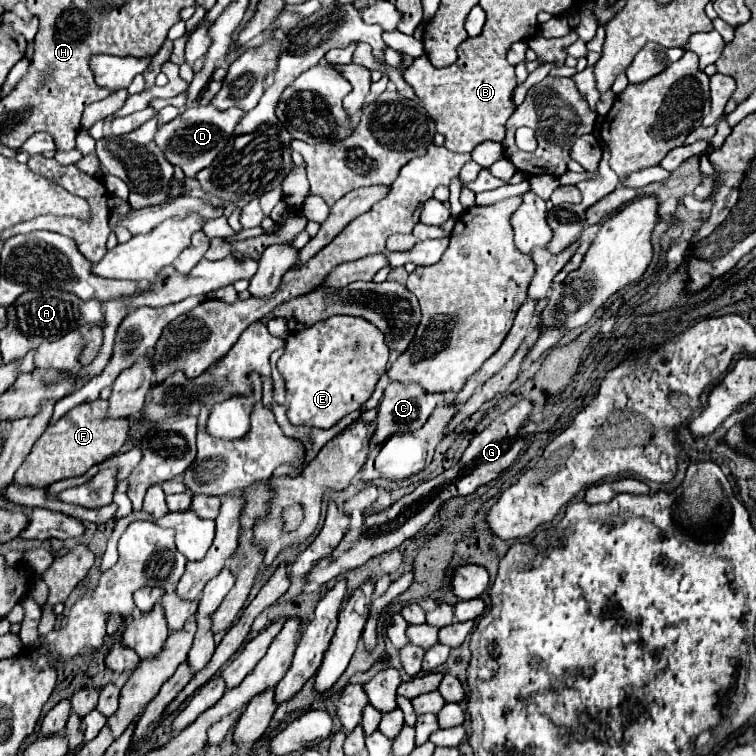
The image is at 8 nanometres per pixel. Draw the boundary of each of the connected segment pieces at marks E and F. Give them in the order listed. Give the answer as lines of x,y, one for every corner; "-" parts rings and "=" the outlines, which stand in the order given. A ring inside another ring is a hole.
332,316
302,332
288,334
286,352
278,360
278,370
284,376
288,392
288,418
292,424
304,424
314,428
330,428
346,414
358,410
374,392
376,382
386,372
388,346
382,332
368,320
356,316
=
94,400
72,408
58,424
48,426
46,432
36,440
24,464
16,470
16,486
46,488
58,480
78,478
86,474
94,464
104,462
108,456
118,452
128,436
128,418
108,418
108,400

